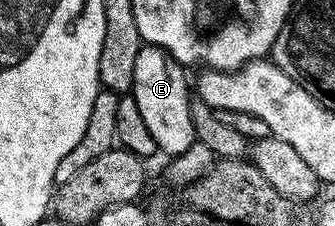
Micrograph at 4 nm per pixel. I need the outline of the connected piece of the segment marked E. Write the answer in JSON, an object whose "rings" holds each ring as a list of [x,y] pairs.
{"rings":[[[144,44],[142,50],[137,54],[137,67],[133,69],[133,86],[130,95],[135,97],[137,110],[141,110],[141,119],[153,134],[153,142],[160,153],[164,152],[167,158],[174,158],[185,154],[189,146],[197,141],[194,132],[193,118],[191,117],[190,104],[193,97],[192,89],[187,89],[187,76],[184,65],[179,64],[166,50],[159,48],[156,44]]]}

